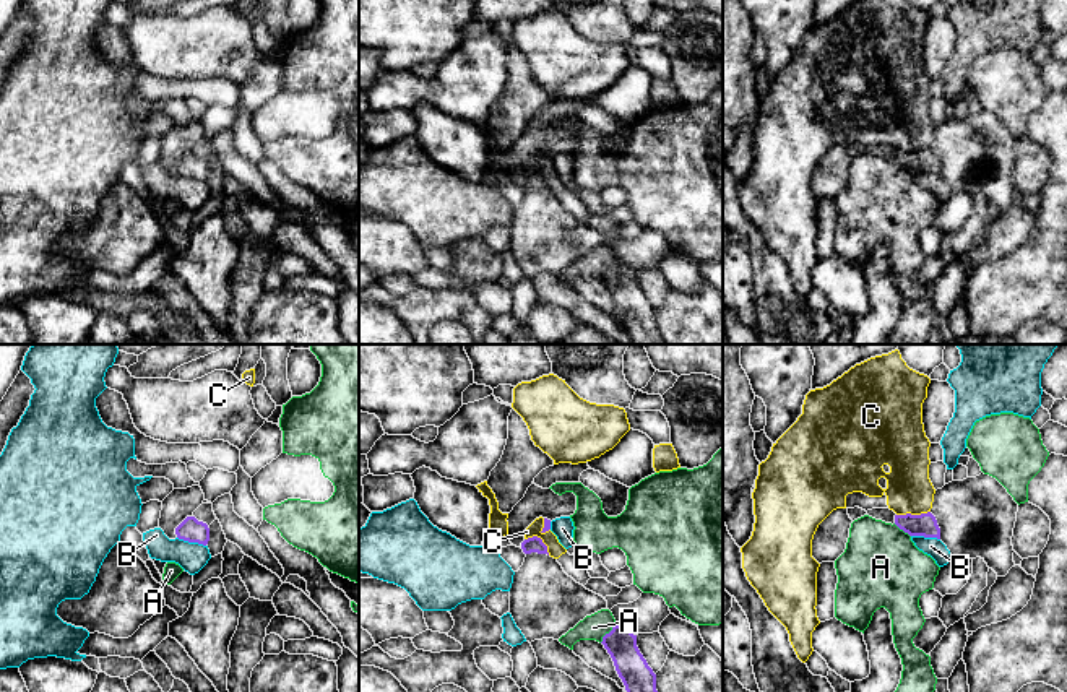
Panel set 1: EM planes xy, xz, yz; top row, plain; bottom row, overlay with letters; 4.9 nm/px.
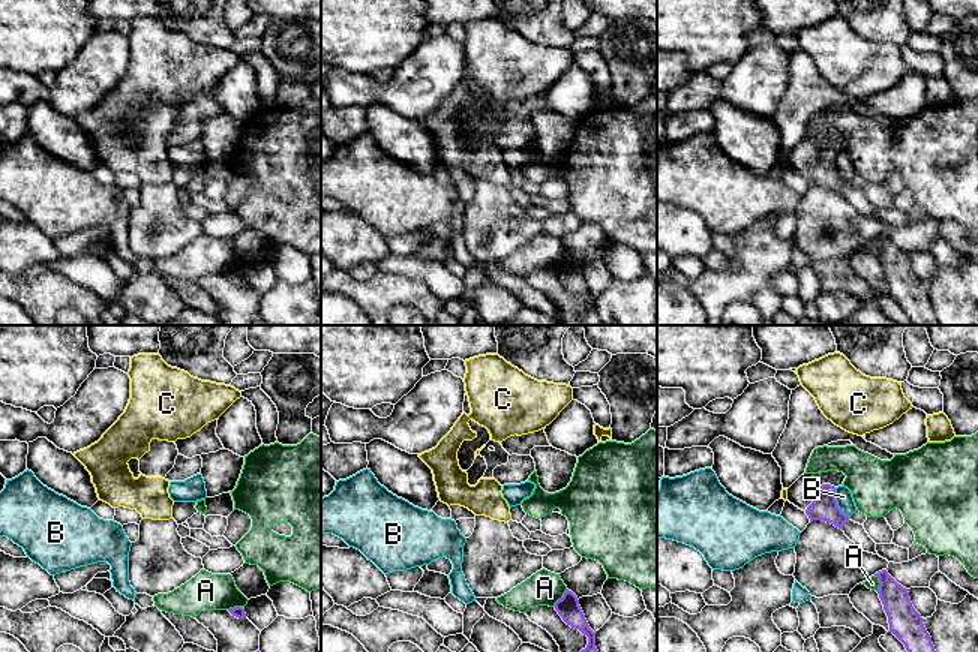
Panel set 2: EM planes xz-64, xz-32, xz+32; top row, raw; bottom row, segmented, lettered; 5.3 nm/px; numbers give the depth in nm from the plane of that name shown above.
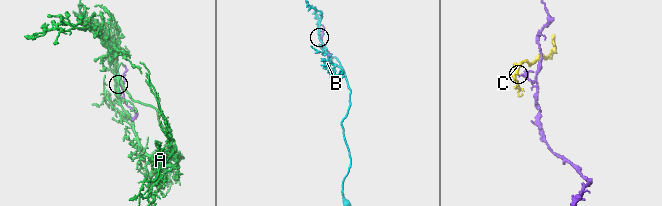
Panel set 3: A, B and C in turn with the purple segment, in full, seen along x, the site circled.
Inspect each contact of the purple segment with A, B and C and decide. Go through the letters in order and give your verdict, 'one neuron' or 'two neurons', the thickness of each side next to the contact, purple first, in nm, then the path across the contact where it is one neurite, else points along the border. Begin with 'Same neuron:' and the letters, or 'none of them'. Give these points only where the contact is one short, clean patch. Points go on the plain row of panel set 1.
Same neuron: none of them
A: two neurons; 160 nm thick on the purple side, 130 nm on the other
B: two neurons; 120 nm thick on the purple side, 150 nm on the other; border along xy (177, 172), (205, 182)
C: two neurons; 110 nm thick on the purple side, 220 nm on the other; border along yz (929, 147), (897, 151)

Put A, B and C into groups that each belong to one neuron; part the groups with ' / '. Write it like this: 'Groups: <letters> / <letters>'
Groups: A / B / C

